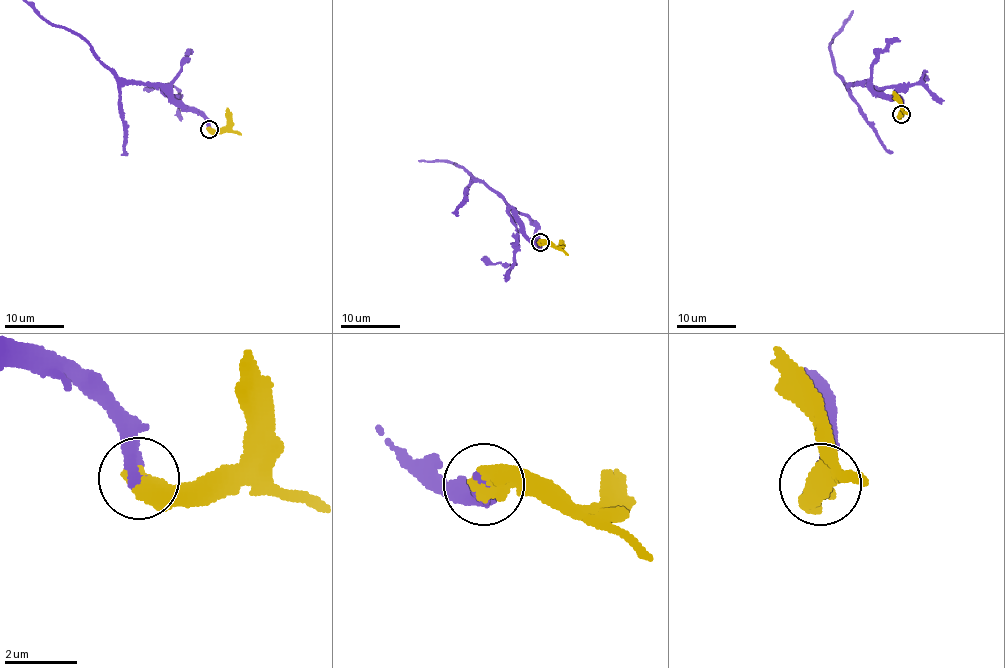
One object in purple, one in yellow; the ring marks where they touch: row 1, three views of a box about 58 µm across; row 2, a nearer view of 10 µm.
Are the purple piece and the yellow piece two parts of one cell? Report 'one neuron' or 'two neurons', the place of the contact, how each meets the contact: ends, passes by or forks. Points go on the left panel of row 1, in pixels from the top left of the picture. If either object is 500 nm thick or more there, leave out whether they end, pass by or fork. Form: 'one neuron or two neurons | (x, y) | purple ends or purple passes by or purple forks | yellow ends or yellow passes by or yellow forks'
one neuron | (209, 129)

